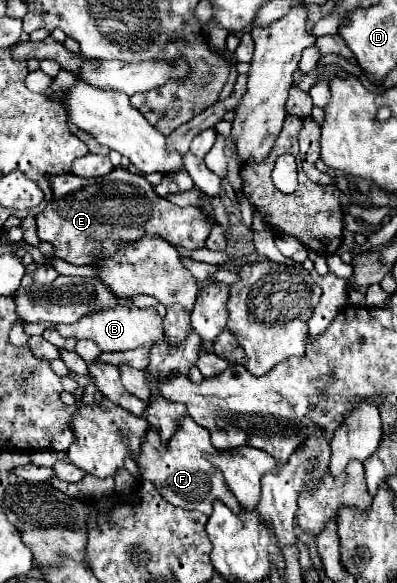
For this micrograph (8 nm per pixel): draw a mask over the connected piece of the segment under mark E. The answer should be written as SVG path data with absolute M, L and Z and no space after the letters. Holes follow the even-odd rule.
M113 171L105 177L83 179L75 175L51 177L53 199L47 203L43 213L37 215L37 233L41 241L47 241L55 249L55 257L71 265L87 265L95 261L91 251L103 249L105 255L113 255L119 245L133 243L147 233L163 237L171 245L185 249L201 249L211 223L197 207L177 207L171 201L159 197L153 187L143 189L143 177L119 171L115 179ZM107 241L107 247L103 247Z

